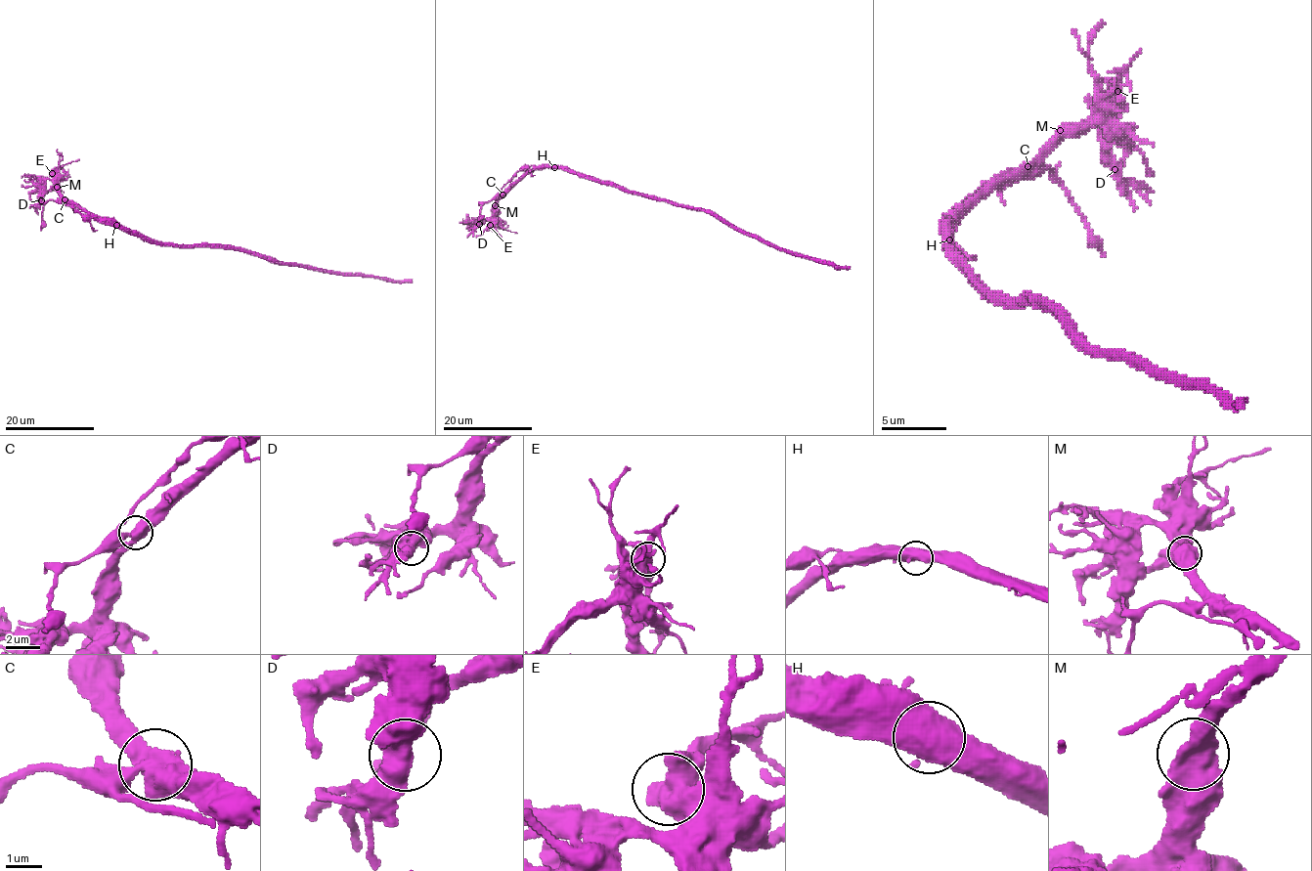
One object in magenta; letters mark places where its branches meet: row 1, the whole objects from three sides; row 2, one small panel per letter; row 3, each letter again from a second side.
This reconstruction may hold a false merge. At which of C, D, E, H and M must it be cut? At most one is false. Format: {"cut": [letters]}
{"cut": ["C"]}

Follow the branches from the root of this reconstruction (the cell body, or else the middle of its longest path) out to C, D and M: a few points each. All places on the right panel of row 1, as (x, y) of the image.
C: (1027, 305), (1011, 305), (995, 295), (949, 249), (949, 231), (991, 189), (1004, 189), (1027, 165)
D: (1027, 305), (995, 295), (949, 249), (949, 231), (1060, 137), (1072, 137), (1098, 108), (1102, 150), (1115, 169)
M: (1027, 305), (1011, 305), (995, 295), (949, 249), (949, 231), (998, 185), (1018, 179), (1060, 130)

